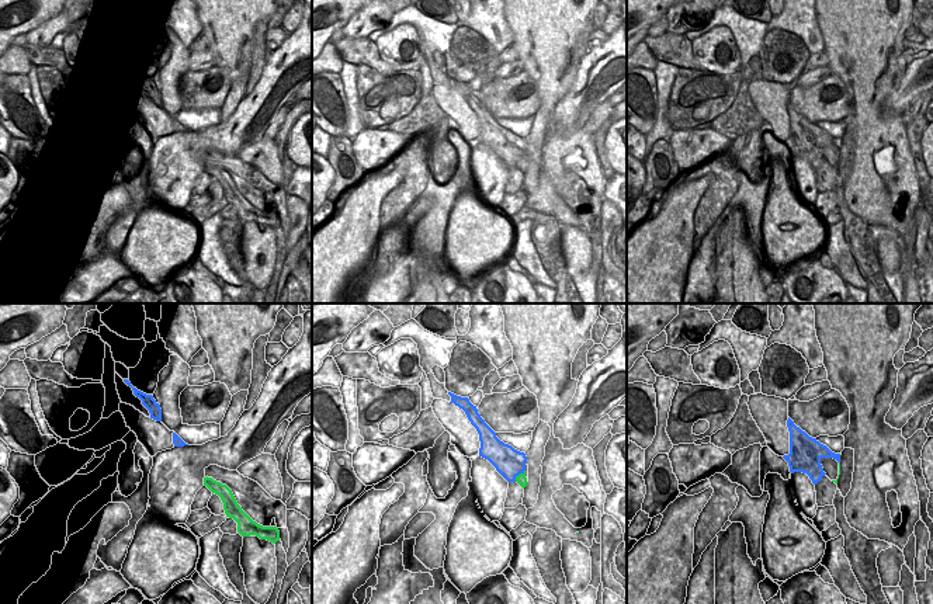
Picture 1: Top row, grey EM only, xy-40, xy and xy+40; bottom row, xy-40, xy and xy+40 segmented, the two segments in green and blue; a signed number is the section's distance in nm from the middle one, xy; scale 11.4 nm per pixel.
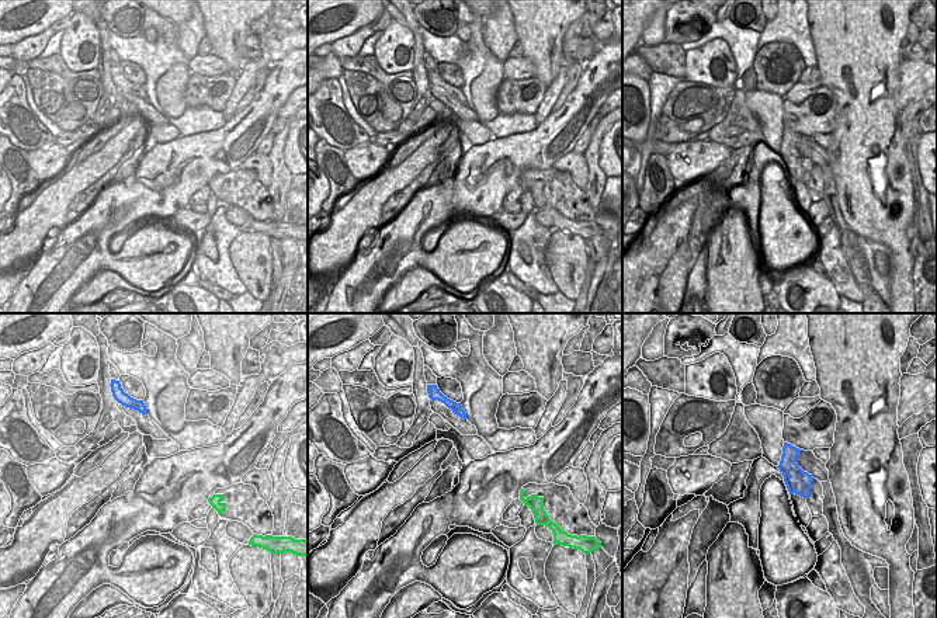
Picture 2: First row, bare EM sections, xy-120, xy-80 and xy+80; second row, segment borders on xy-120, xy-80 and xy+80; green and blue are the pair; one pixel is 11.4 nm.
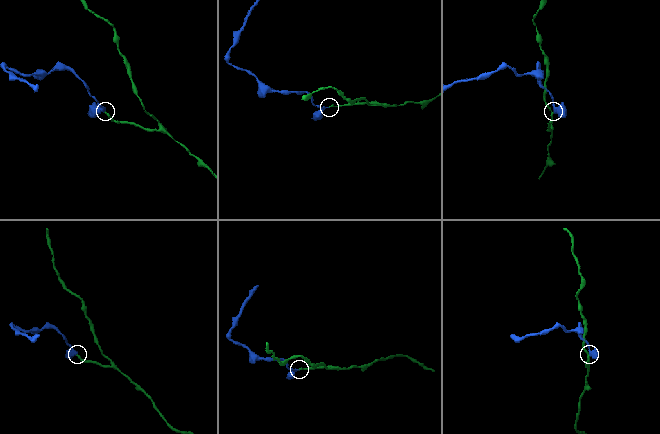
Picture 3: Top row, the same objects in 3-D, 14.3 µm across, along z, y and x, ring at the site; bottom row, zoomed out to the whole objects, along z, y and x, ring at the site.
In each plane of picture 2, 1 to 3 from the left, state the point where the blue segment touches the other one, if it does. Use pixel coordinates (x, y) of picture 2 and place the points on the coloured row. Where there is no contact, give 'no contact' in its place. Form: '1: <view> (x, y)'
1: no contact
2: no contact
3: no contact

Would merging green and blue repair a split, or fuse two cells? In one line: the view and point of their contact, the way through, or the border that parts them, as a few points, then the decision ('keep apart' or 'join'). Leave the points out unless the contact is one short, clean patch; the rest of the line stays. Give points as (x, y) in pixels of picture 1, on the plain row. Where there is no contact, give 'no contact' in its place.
contact xy (519, 160); keep apart

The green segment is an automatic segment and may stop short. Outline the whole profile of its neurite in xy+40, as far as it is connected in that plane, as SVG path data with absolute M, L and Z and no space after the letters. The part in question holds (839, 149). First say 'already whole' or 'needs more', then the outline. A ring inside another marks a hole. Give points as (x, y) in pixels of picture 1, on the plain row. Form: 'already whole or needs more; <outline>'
needs more; M821 143L821 150L826 162L837 170L840 149L833 143Z

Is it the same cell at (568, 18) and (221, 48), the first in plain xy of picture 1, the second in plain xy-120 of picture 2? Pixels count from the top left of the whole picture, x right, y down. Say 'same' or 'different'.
same

